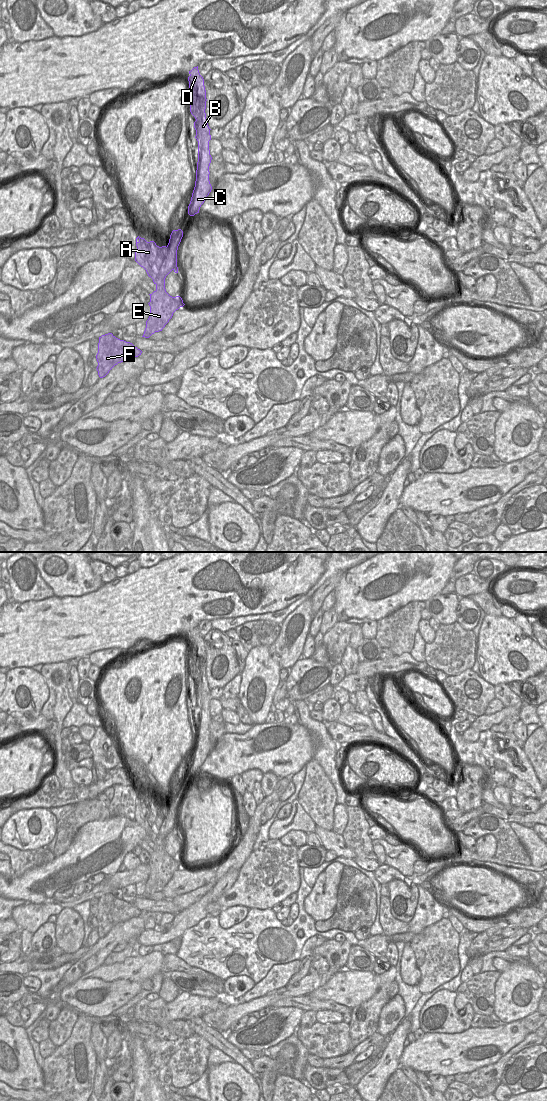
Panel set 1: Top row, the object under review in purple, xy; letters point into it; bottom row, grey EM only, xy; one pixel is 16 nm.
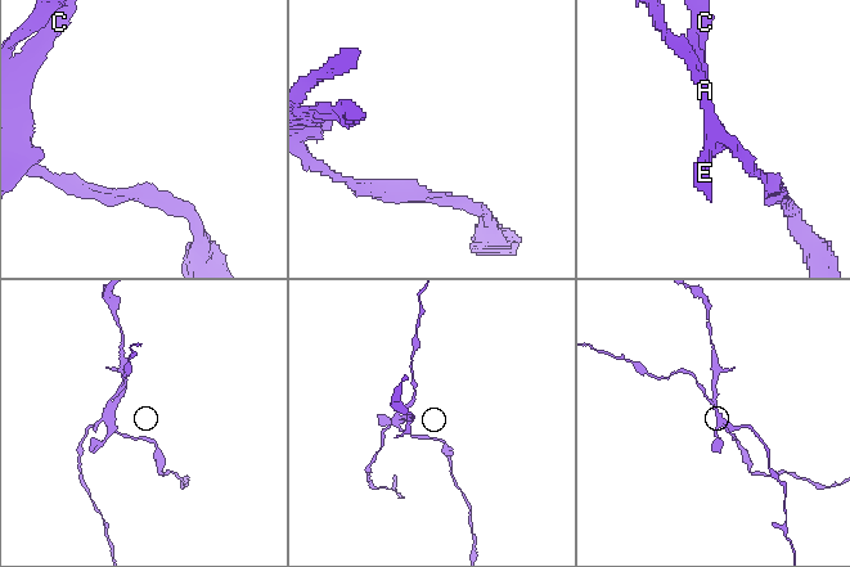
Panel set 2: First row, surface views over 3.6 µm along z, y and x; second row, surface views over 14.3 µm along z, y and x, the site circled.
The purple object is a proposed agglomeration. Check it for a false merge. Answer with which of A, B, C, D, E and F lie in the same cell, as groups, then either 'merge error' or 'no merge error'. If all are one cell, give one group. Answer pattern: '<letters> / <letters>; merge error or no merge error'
A / B C D E F; merge error

